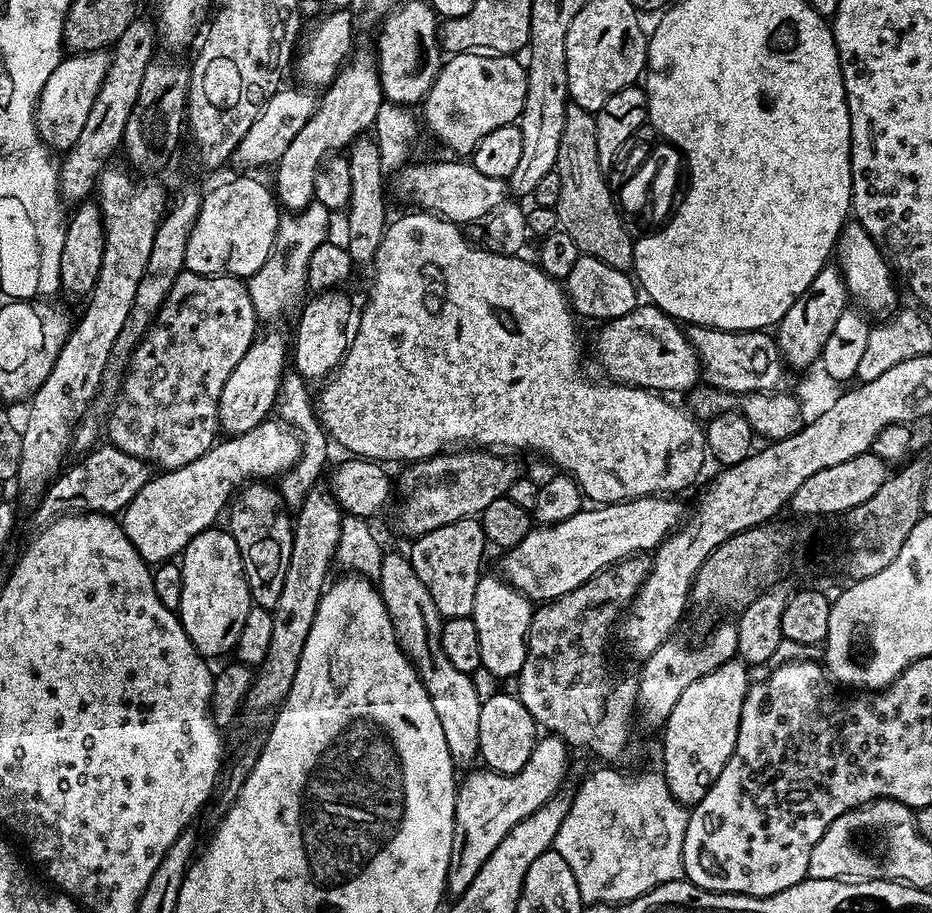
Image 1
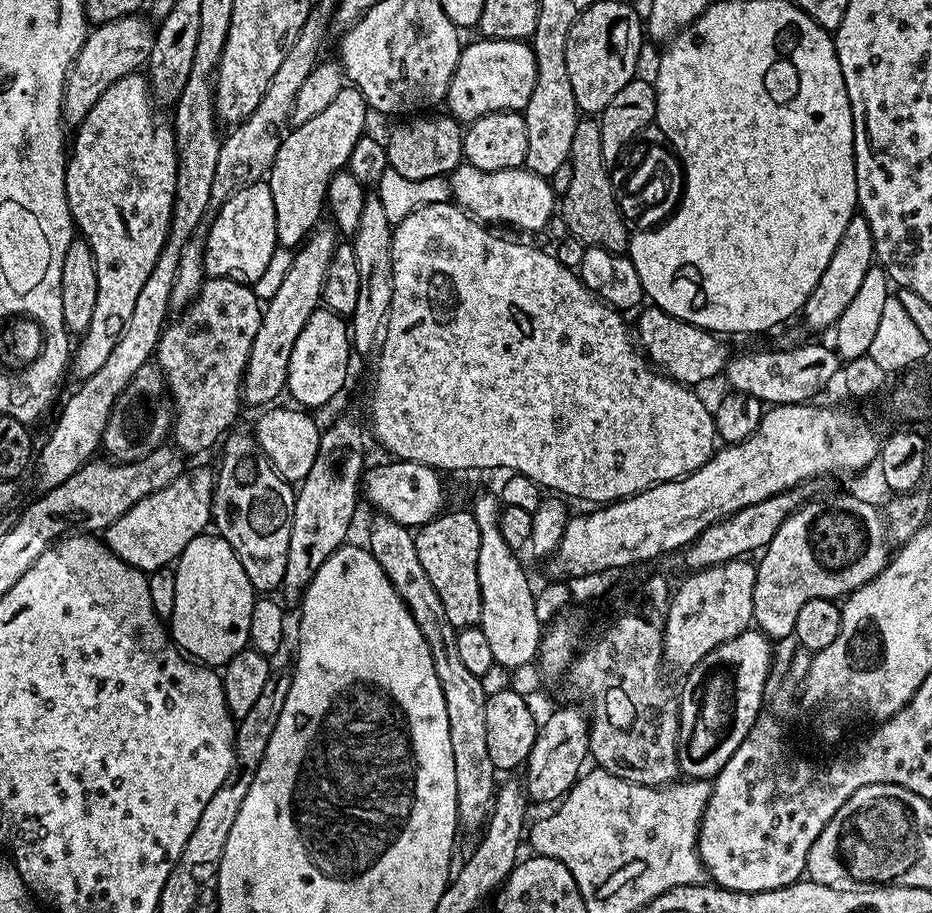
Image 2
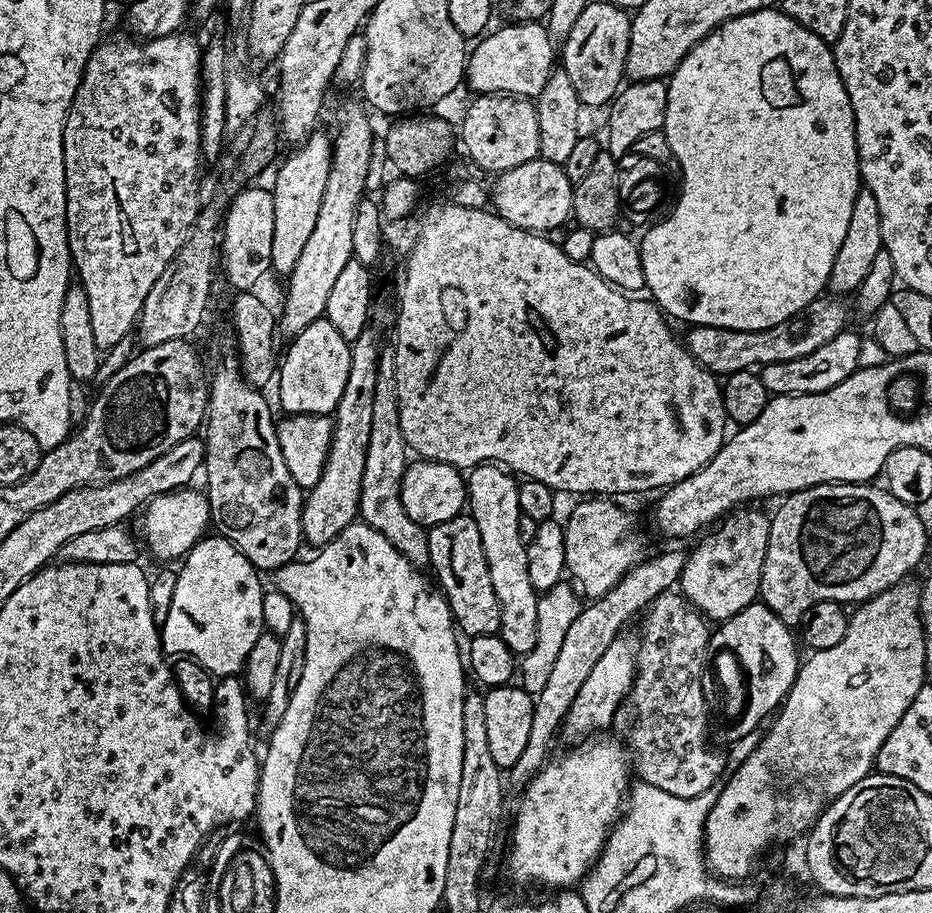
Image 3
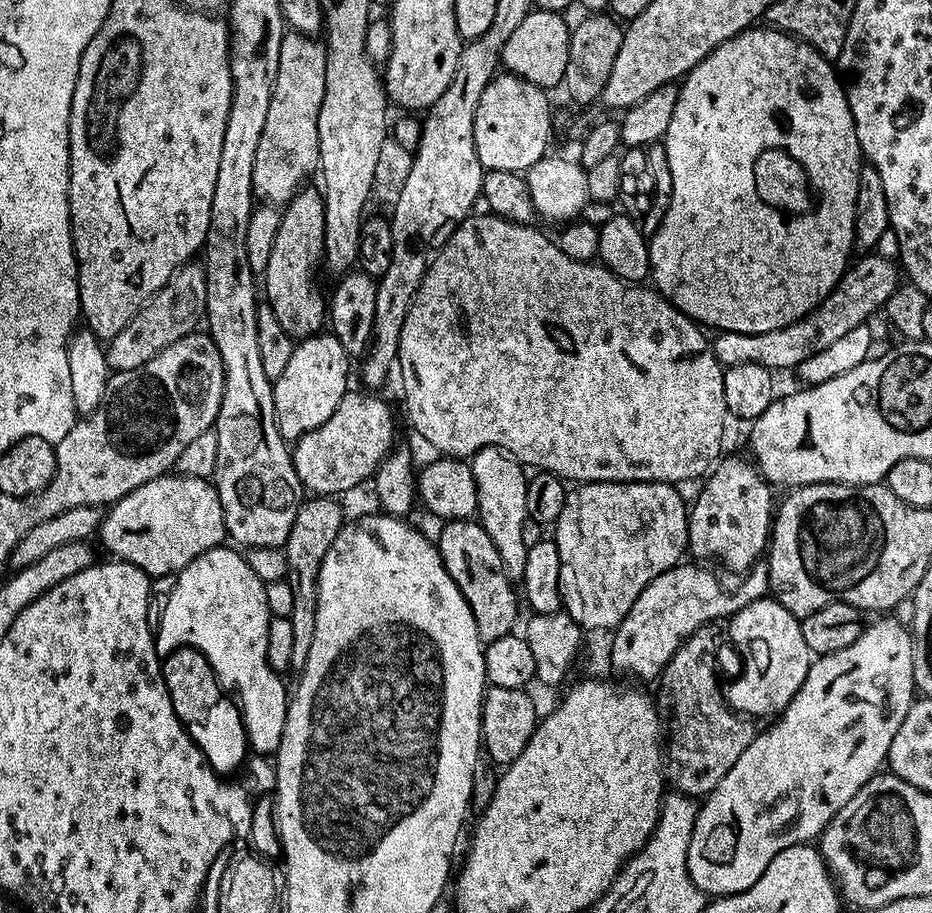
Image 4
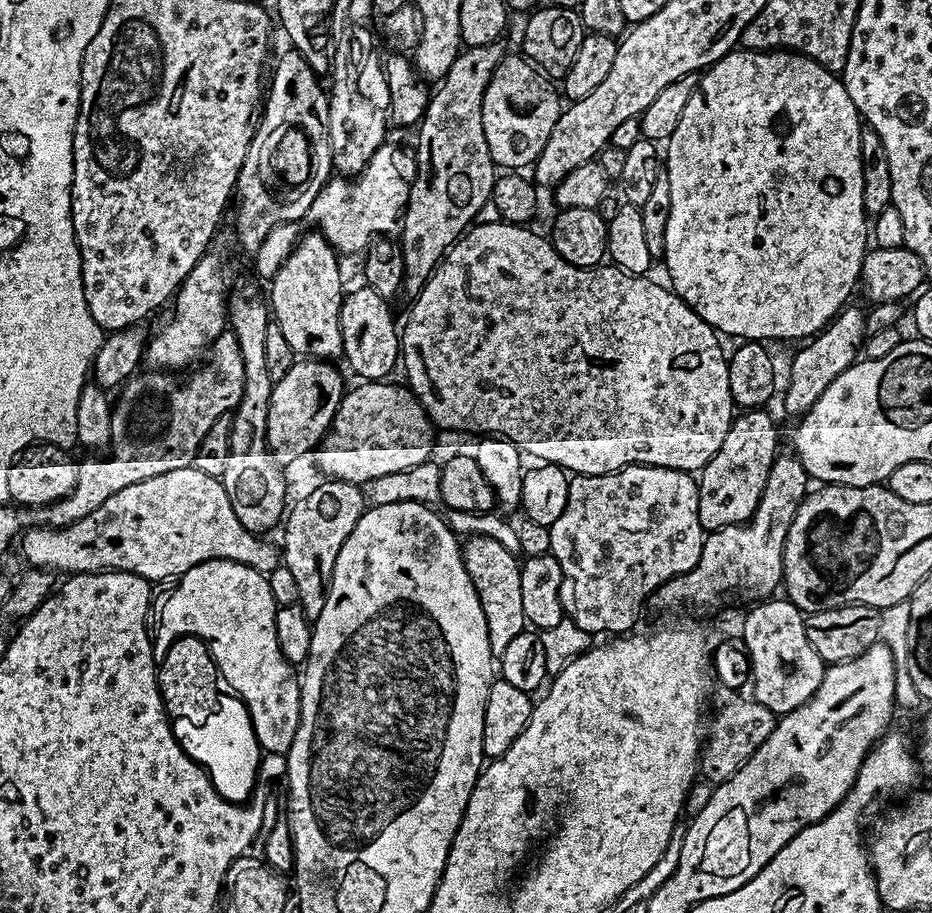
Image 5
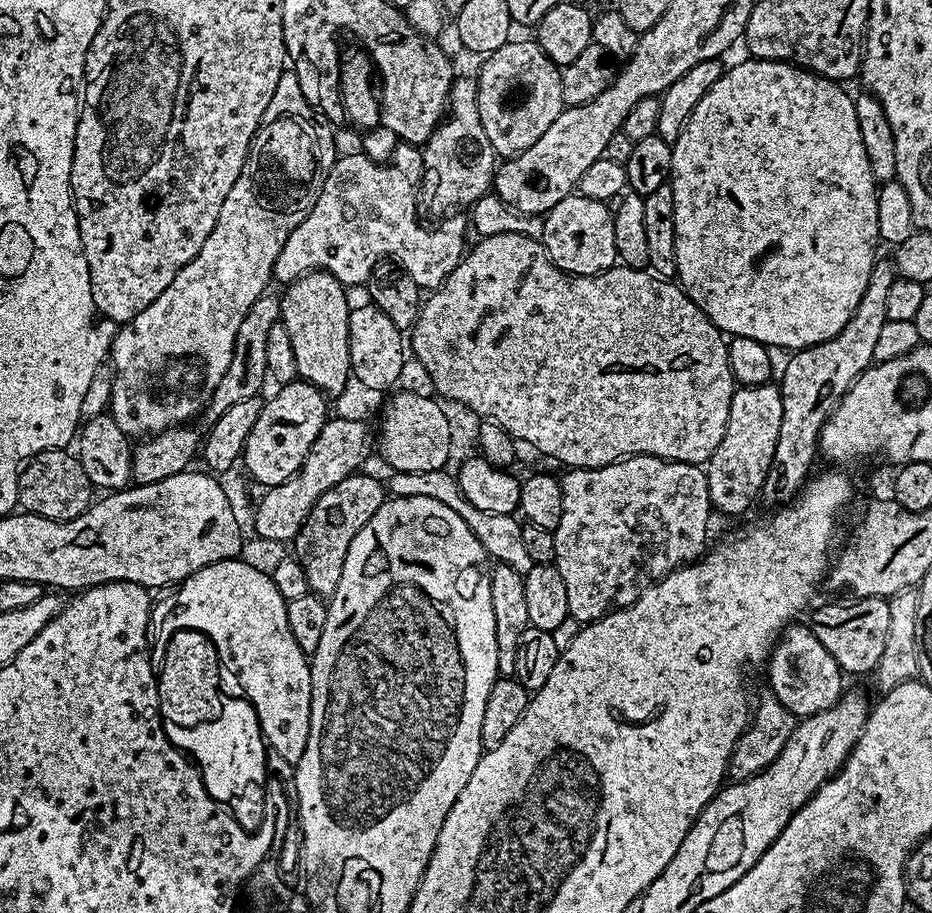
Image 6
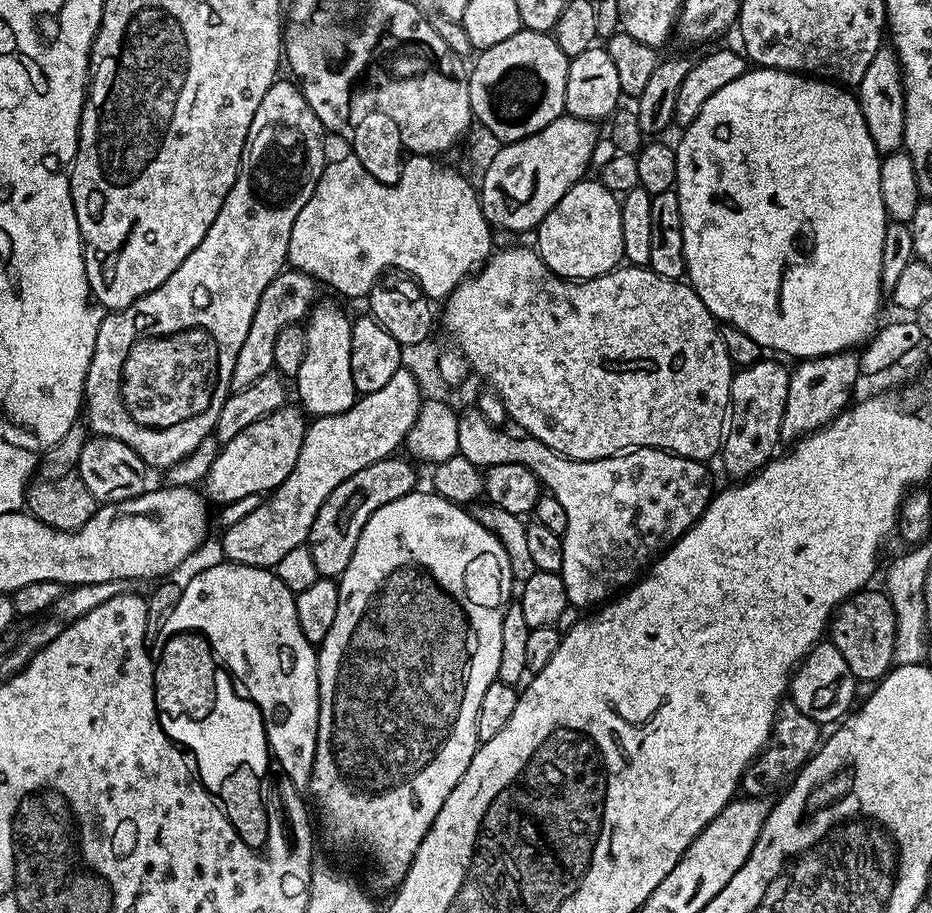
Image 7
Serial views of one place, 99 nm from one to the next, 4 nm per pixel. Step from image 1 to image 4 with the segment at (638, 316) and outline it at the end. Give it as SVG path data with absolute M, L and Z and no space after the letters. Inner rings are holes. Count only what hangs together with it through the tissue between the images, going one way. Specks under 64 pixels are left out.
M875 254L861 256L864 257L845 271L832 293L817 308L805 312L802 318L778 330L766 330L762 334L720 332L717 340L711 341L716 361L724 368L738 366L742 362L758 362L758 366L766 366L773 370L796 370L800 363L833 345L842 334L849 333L859 324L869 323L872 320L871 316L885 307L887 300L901 283L902 276L893 261Z

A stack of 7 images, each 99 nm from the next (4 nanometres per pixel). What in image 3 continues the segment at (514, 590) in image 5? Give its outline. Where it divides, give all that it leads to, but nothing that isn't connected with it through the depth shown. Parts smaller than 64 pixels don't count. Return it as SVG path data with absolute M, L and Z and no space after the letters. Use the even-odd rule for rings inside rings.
M461 514L428 529L428 563L430 572L436 575L435 583L452 611L452 619L465 637L491 636L500 630L500 603L490 583L490 566L486 566L486 554L482 554L482 538L478 526L470 514Z

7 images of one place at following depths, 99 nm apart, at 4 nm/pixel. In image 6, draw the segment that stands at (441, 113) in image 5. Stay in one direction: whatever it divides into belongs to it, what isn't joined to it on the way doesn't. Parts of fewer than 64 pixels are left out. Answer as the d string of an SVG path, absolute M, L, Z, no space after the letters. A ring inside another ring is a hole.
M457 75L448 91L447 112L440 124L430 134L430 138L422 145L424 152L424 181L418 184L418 204L435 218L443 218L460 210L460 207L471 206L476 200L490 192L498 167L498 157L490 146L490 138L486 138L486 130L482 130L482 118L478 114L478 86L470 75Z

